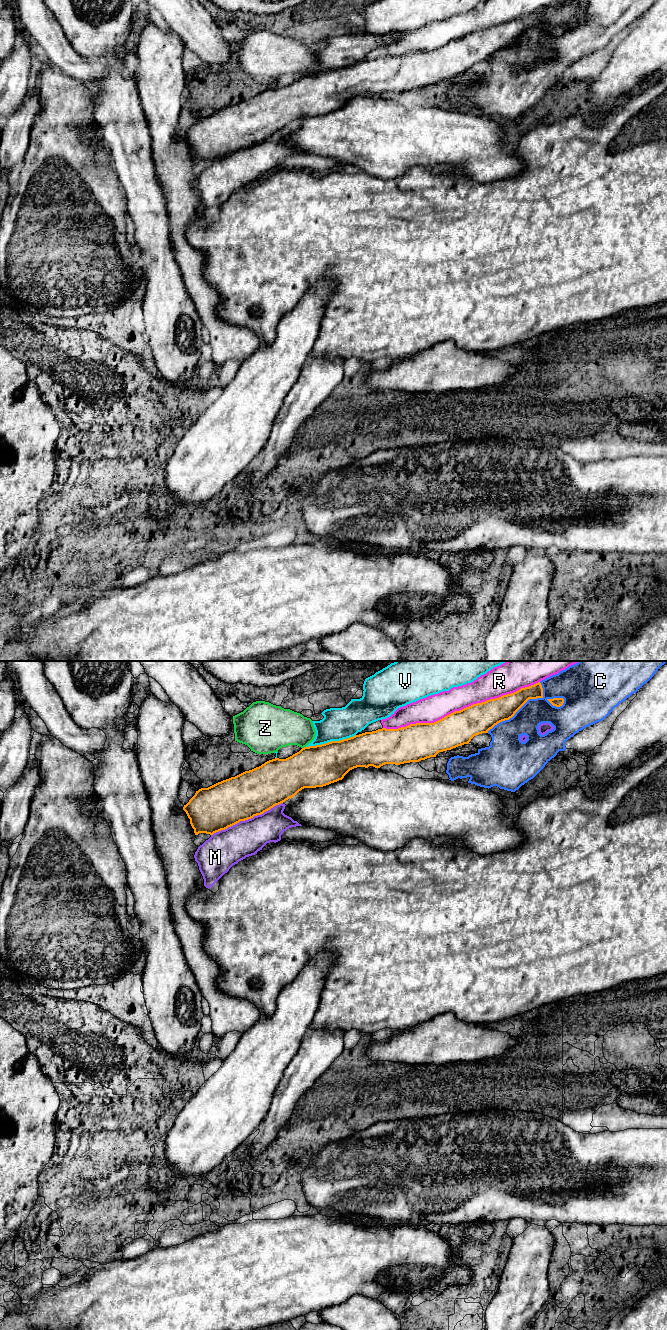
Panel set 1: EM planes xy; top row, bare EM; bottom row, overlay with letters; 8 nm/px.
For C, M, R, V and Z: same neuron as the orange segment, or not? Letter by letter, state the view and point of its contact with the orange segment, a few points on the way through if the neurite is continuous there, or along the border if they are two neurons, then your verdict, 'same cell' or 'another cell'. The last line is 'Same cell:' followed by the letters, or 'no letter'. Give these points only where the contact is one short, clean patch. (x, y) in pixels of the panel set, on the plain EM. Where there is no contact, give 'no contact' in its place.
C: meets orange in xy at (521, 34); another cell
M: meets orange in xy at (246, 147); same cell
R: meets orange in xy at (462, 37); another cell
V: meets orange in xy at (331, 69); another cell
Z: meets orange in xy at (304, 75); another cell
Same cell: M

